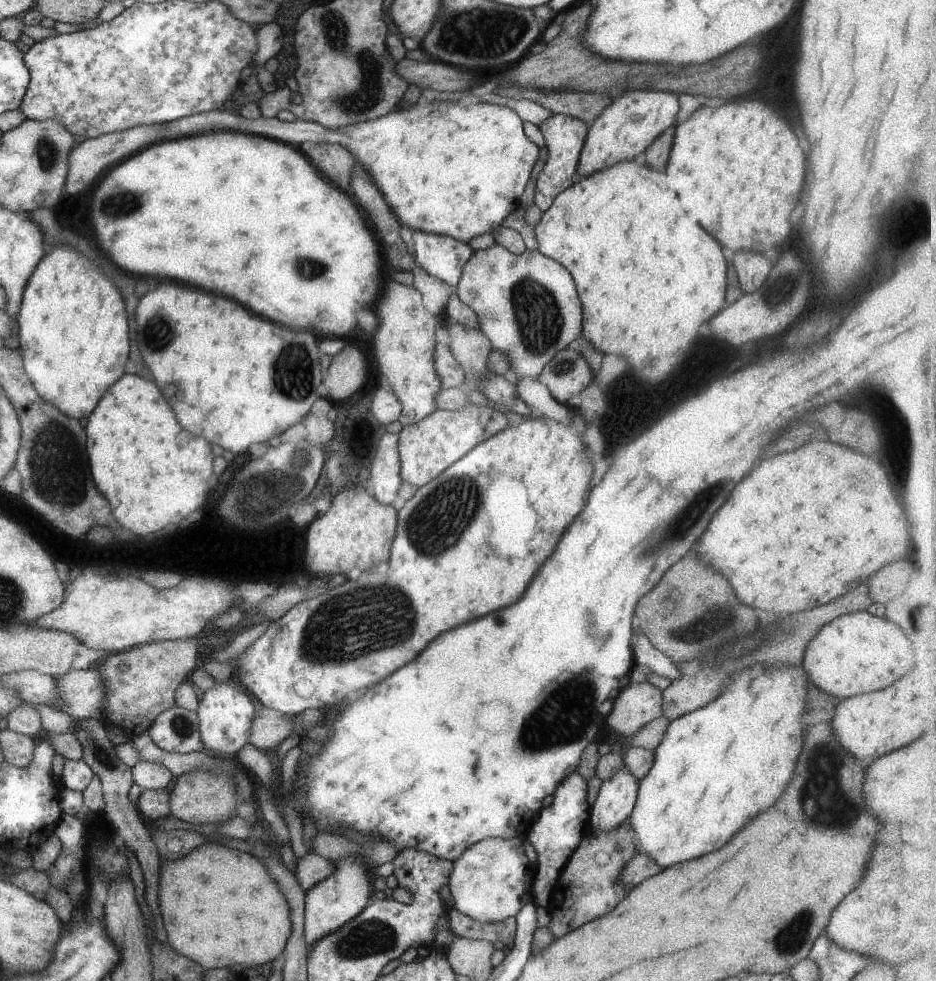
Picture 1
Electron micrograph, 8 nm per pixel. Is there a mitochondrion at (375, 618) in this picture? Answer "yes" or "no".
yes

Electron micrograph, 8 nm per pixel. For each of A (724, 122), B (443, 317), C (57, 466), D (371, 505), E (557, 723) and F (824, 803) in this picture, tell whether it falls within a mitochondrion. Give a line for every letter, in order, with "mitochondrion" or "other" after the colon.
A: other
B: other
C: mitochondrion
D: other
E: mitochondrion
F: mitochondrion

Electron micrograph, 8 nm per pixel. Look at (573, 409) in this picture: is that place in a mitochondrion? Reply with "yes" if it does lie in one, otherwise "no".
no

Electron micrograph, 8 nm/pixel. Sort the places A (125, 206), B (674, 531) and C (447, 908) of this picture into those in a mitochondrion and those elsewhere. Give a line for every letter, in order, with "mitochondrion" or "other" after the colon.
A: mitochondrion
B: mitochondrion
C: other

